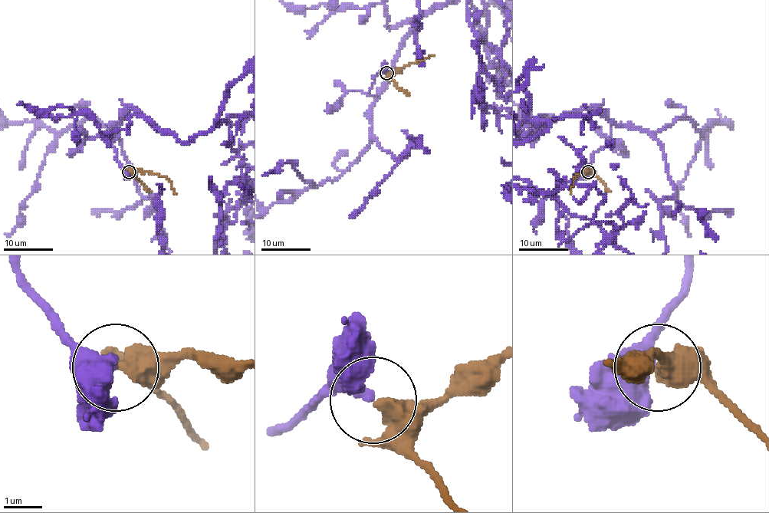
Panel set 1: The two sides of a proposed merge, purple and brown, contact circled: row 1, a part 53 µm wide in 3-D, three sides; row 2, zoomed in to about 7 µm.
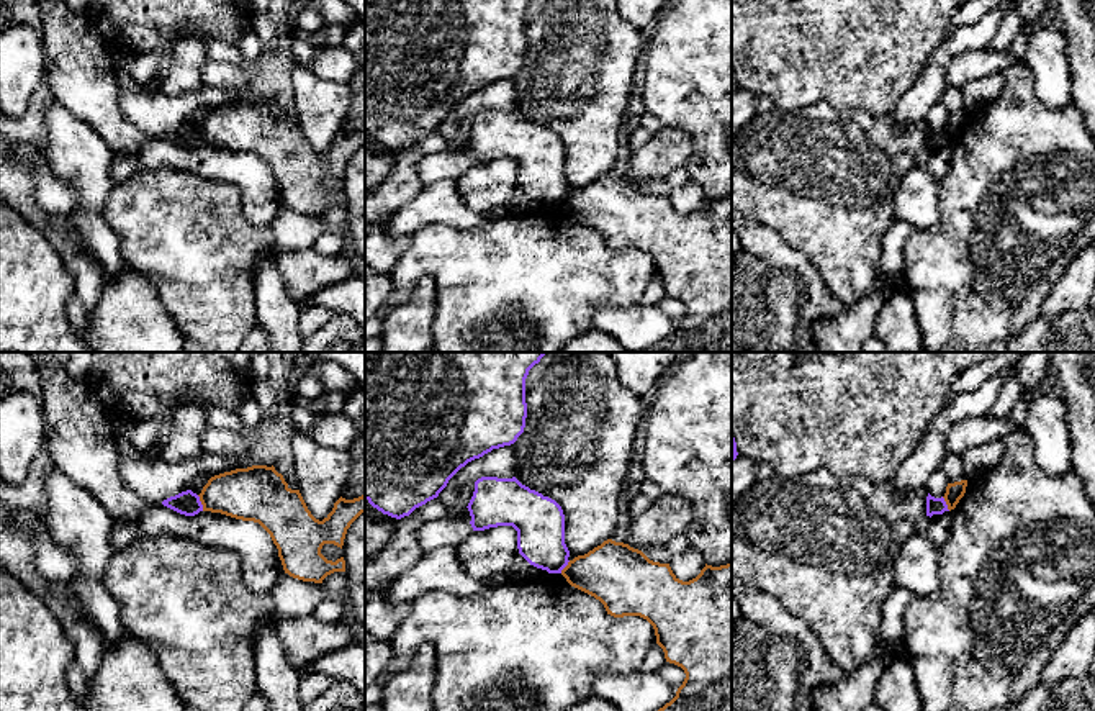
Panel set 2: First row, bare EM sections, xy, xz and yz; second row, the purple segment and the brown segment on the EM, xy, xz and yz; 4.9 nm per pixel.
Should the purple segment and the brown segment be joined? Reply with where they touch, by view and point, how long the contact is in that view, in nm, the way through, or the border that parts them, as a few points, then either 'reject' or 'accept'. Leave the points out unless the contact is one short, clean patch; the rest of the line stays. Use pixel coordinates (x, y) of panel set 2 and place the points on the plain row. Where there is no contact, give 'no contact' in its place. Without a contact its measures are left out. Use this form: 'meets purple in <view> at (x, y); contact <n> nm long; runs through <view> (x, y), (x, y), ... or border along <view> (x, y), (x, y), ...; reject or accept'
meets purple in xy at (200, 136); contact 90 nm long; border along xy (197, 128), (203, 143); reject

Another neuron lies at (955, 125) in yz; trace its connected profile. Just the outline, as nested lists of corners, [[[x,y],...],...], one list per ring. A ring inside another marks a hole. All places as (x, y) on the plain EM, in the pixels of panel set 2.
[[[967,113],[948,116],[946,126],[944,126],[944,134],[948,138],[948,143],[954,143],[959,133],[964,129],[967,120]]]

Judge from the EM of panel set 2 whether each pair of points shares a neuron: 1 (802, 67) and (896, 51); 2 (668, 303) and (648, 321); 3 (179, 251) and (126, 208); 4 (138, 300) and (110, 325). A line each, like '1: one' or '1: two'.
1: one
2: two
3: one
4: one

